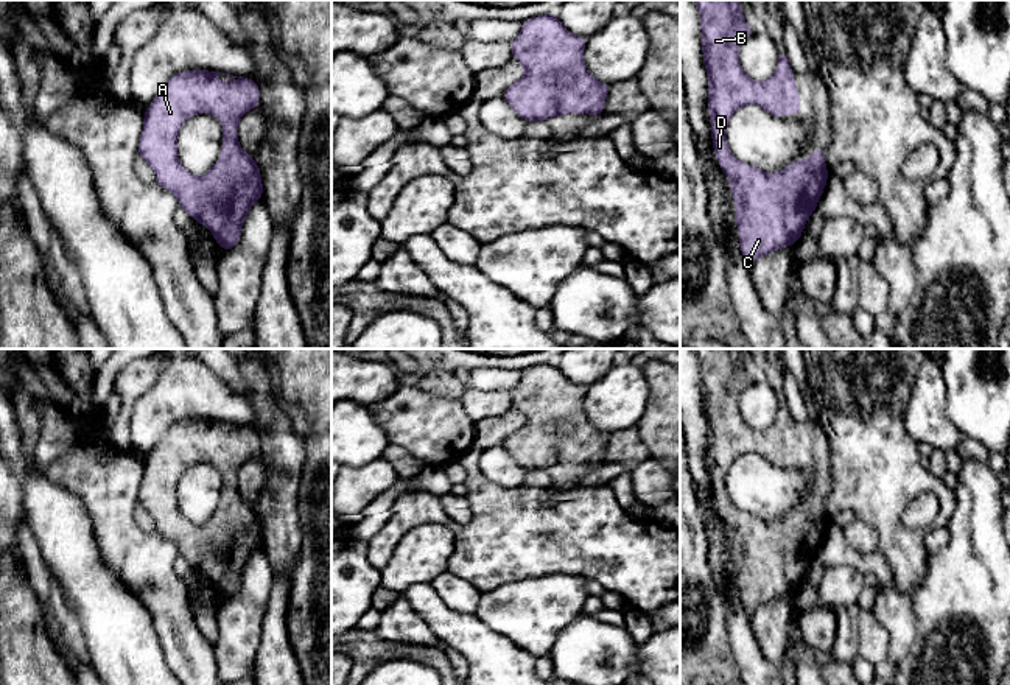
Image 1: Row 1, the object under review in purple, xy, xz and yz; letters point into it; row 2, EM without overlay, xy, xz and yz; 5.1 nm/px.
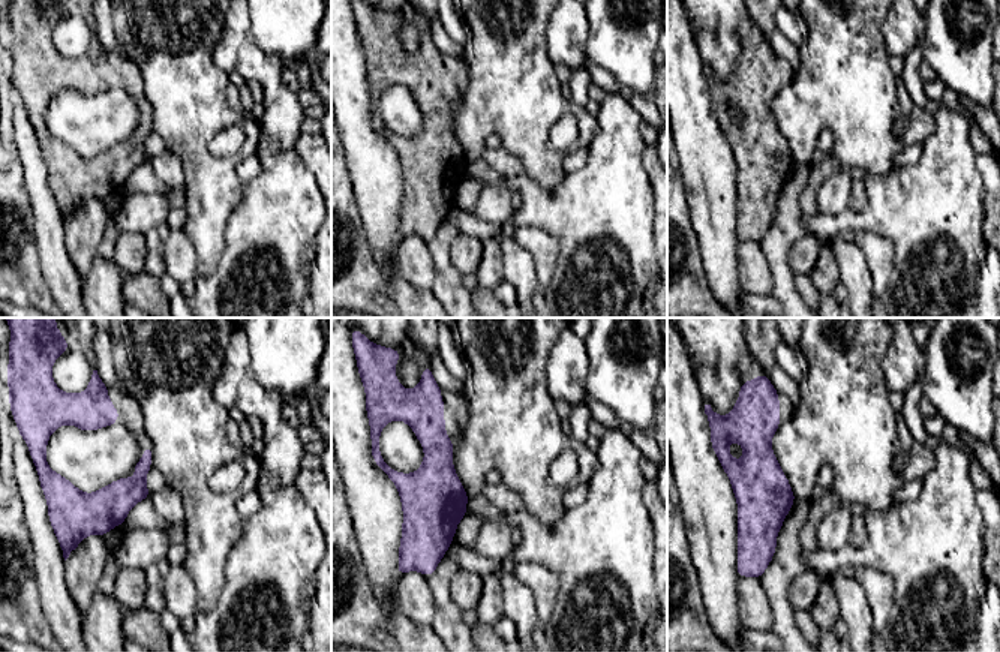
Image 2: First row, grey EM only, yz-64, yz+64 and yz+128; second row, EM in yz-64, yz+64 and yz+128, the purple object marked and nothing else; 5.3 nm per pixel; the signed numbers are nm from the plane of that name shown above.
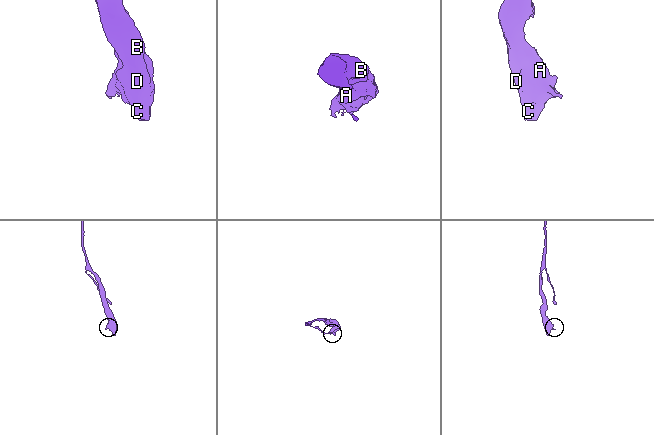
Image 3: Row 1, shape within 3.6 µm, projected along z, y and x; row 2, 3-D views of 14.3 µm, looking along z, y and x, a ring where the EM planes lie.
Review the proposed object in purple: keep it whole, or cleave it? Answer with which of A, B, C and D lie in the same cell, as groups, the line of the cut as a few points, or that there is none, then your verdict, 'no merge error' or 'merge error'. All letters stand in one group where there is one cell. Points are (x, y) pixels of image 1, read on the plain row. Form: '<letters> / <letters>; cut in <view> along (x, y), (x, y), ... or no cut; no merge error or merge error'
A B C D; no cut; no merge error

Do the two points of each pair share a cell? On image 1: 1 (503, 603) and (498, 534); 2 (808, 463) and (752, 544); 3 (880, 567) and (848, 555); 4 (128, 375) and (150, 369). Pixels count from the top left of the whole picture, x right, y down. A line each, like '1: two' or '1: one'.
1: two
2: one
3: one
4: one

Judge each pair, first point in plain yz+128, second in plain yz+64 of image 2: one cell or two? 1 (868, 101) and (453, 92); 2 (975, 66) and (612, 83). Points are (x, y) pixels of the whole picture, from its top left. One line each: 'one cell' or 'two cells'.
1: two cells
2: two cells

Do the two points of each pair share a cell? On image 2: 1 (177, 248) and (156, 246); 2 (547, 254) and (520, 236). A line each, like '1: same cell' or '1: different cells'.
1: different cells
2: same cell

